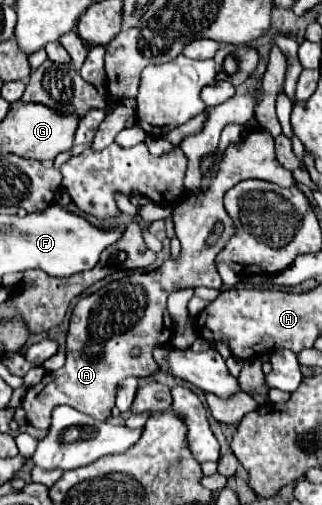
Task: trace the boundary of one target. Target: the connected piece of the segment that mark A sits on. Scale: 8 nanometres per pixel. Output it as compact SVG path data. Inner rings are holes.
M258 128L248 130L242 144L230 146L222 158L218 172L208 186L206 192L198 192L188 196L182 204L172 210L172 220L178 238L182 242L182 250L178 258L166 258L164 264L152 272L130 274L122 280L110 282L98 292L82 298L72 312L70 328L66 336L66 364L60 370L48 372L42 382L28 388L22 408L26 410L26 420L34 428L50 426L50 412L58 404L68 404L82 414L92 416L94 420L108 420L112 416L114 398L118 392L118 384L128 376L154 376L158 374L158 364L152 358L152 350L160 344L170 342L174 336L174 324L166 310L166 298L182 288L220 288L222 278L214 270L214 258L218 250L230 240L236 232L232 218L222 206L222 196L234 184L246 178L260 178L266 182L274 182L282 188L292 188L294 178L292 172L280 166L274 154L274 138L270 132ZM216 222L224 224L222 238L214 246L206 246L206 238ZM138 348L140 354L134 356L132 350Z

